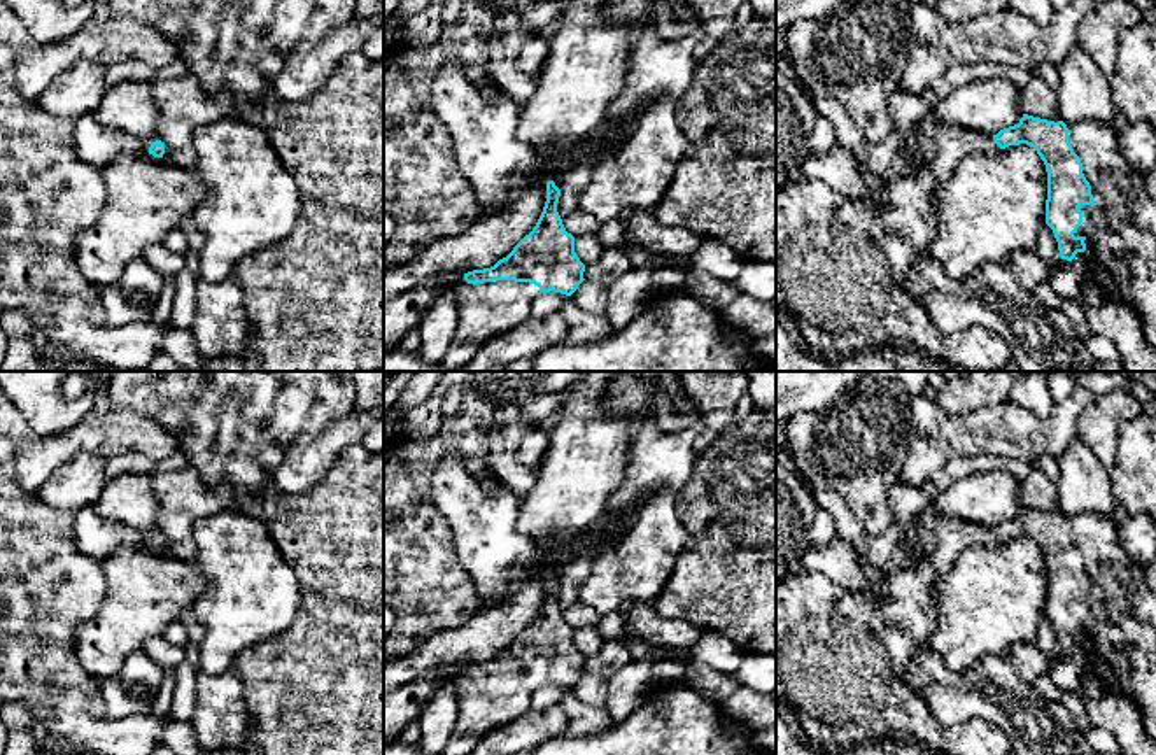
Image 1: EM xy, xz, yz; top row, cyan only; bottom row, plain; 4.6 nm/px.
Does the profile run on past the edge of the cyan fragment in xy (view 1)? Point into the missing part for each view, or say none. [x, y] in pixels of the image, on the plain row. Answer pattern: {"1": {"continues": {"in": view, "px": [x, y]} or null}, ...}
{"1": {"continues": {"in": "xy", "px": [97, 538]}}}

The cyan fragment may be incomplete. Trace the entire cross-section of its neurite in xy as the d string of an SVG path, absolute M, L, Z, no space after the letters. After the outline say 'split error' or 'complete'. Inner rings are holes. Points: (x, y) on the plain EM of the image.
M84 506L74 513L74 534L79 552L98 564L119 548L152 547L163 550L165 547L161 533L147 538L130 526L103 519L95 506Z; split error

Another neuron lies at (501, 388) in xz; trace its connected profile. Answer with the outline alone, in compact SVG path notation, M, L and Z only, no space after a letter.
M443 371L431 396L399 422L394 443L429 440L440 427L443 398L454 385L468 385L494 406L522 405L539 394L567 391L583 371Z

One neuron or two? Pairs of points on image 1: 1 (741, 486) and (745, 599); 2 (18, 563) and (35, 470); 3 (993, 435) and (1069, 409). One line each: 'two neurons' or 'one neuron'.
1: one neuron
2: two neurons
3: one neuron

